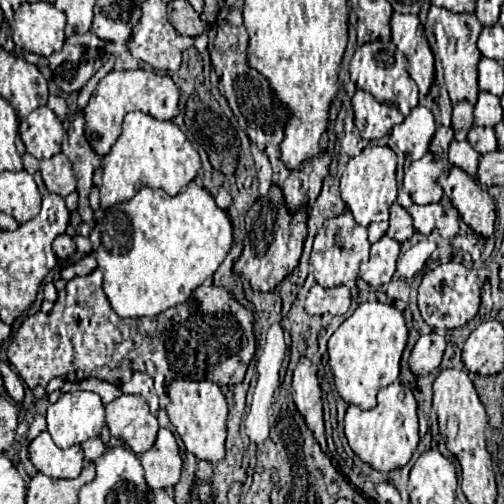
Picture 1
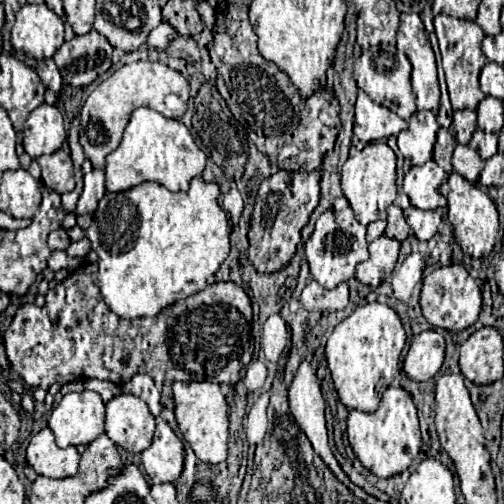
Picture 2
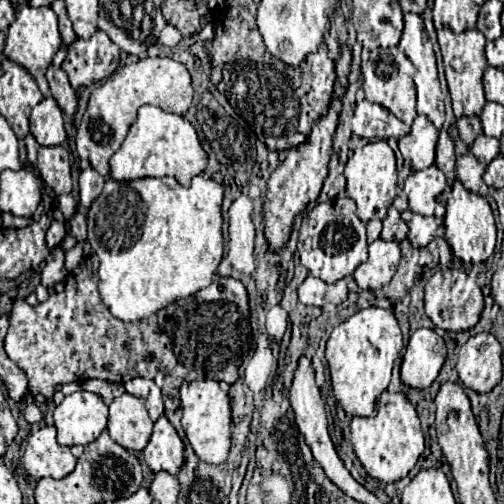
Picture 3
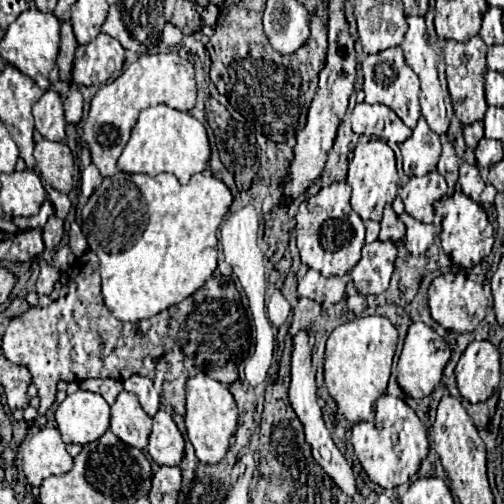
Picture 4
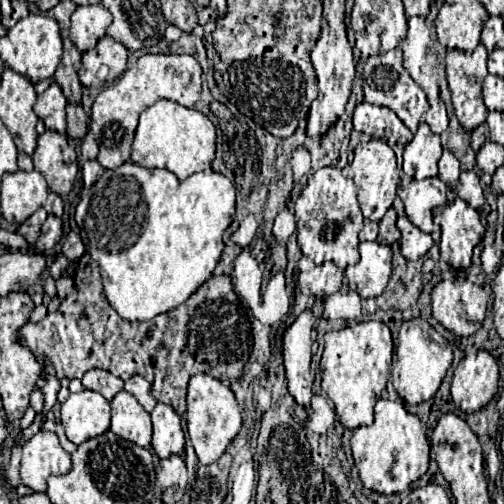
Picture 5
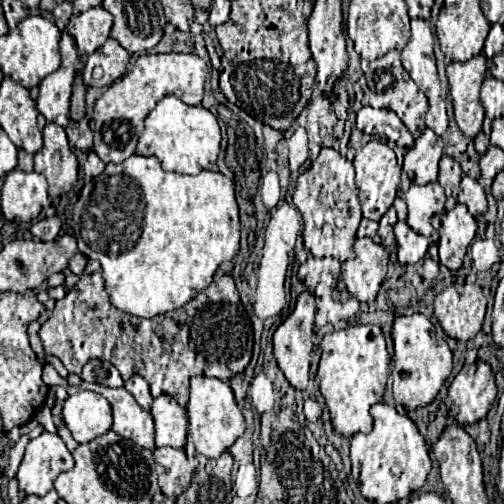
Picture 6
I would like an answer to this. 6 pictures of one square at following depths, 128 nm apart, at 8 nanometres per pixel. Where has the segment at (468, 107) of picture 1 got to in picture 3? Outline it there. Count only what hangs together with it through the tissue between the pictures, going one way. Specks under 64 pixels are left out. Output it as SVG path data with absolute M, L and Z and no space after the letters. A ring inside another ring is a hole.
M462 116L462 118L458 118L456 126L458 126L458 132L460 132L460 140L466 146L472 146L472 142L476 140L476 136L482 132L478 116Z

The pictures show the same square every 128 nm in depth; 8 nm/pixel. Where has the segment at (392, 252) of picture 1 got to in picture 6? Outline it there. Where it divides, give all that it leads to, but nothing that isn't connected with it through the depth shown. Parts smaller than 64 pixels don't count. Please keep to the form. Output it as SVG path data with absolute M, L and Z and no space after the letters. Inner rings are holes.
M358 238L354 242L354 260L342 264L342 280L348 292L360 302L372 302L386 278L388 254L372 238Z

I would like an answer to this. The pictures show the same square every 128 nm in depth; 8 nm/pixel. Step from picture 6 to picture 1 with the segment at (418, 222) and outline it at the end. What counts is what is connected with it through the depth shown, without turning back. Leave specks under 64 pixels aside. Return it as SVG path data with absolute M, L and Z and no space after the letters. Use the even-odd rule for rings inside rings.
M426 152L420 160L406 166L404 192L408 192L416 204L440 202L442 198L442 188L438 186L440 174L442 174L442 162L434 158L432 152Z

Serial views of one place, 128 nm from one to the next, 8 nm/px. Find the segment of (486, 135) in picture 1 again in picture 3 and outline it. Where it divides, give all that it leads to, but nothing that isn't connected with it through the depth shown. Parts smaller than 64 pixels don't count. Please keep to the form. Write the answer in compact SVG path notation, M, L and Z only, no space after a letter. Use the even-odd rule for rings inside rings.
M480 134L474 140L474 144L470 146L470 152L486 166L486 164L490 164L500 154L500 146L498 146L498 140L496 138L490 138L490 136Z

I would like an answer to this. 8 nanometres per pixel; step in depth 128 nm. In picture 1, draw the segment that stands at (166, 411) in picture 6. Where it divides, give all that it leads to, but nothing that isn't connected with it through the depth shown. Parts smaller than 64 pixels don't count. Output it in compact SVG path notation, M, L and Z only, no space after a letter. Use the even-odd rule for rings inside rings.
M160 428L156 444L140 456L144 466L144 478L150 490L170 490L180 480L182 458L176 444L176 438L170 430Z

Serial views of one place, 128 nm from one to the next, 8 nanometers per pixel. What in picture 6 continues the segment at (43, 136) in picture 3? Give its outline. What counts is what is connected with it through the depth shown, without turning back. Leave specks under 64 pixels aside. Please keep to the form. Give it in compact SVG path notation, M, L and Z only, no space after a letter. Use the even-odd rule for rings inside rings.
M66 30L62 32L60 54L62 54L60 68L50 76L46 76L40 84L40 96L36 100L36 108L48 122L66 126L70 120L72 82L74 74L80 70L80 58L76 46Z

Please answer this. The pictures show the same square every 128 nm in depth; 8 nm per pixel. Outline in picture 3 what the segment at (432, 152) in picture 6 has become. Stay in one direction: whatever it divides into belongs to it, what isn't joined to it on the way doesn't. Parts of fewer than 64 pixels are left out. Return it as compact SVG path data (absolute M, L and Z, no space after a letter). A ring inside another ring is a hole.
M416 116L412 130L398 140L398 148L414 170L424 170L434 164L434 148L438 140L436 126L426 116Z

